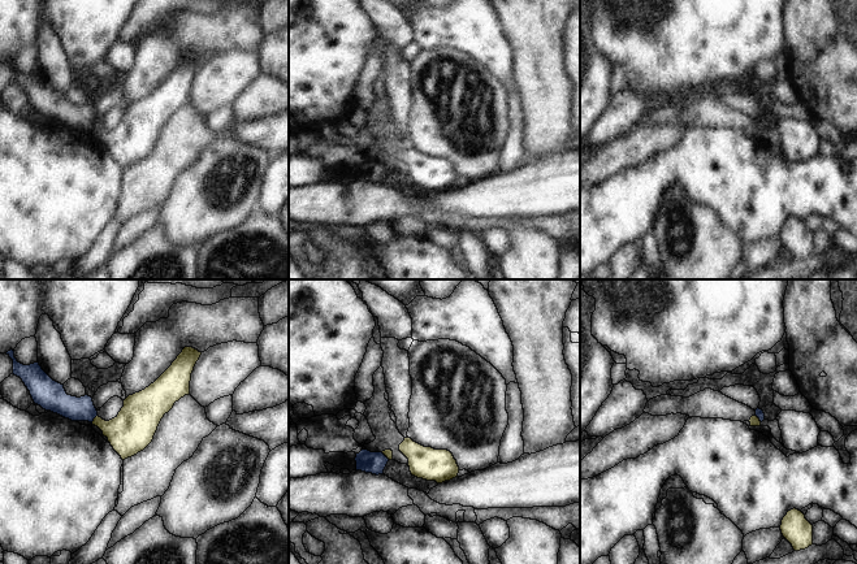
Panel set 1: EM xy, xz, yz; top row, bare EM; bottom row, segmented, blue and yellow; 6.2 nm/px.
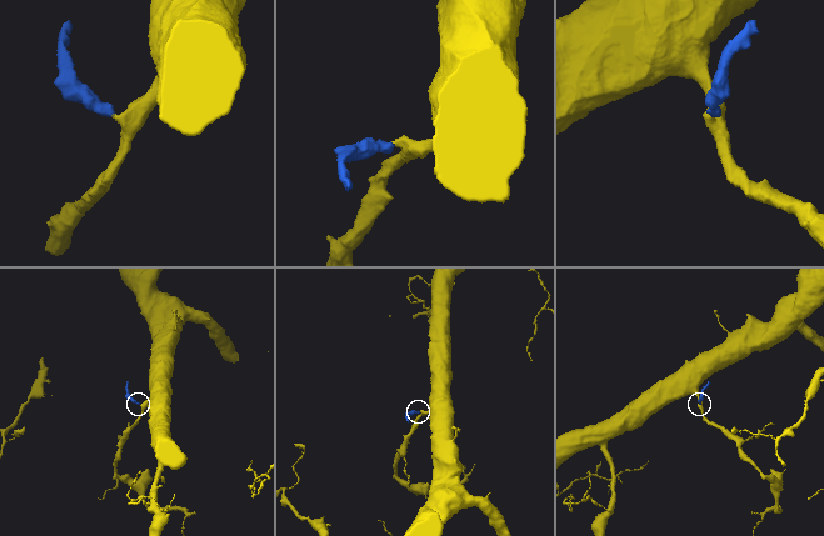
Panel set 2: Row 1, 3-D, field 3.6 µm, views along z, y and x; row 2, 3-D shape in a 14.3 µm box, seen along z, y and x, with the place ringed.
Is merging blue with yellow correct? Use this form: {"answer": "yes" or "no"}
{"answer": "no"}

